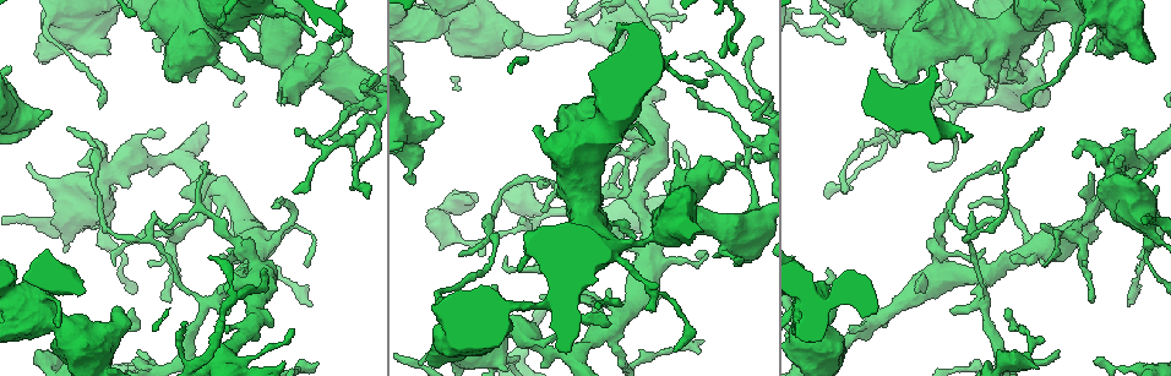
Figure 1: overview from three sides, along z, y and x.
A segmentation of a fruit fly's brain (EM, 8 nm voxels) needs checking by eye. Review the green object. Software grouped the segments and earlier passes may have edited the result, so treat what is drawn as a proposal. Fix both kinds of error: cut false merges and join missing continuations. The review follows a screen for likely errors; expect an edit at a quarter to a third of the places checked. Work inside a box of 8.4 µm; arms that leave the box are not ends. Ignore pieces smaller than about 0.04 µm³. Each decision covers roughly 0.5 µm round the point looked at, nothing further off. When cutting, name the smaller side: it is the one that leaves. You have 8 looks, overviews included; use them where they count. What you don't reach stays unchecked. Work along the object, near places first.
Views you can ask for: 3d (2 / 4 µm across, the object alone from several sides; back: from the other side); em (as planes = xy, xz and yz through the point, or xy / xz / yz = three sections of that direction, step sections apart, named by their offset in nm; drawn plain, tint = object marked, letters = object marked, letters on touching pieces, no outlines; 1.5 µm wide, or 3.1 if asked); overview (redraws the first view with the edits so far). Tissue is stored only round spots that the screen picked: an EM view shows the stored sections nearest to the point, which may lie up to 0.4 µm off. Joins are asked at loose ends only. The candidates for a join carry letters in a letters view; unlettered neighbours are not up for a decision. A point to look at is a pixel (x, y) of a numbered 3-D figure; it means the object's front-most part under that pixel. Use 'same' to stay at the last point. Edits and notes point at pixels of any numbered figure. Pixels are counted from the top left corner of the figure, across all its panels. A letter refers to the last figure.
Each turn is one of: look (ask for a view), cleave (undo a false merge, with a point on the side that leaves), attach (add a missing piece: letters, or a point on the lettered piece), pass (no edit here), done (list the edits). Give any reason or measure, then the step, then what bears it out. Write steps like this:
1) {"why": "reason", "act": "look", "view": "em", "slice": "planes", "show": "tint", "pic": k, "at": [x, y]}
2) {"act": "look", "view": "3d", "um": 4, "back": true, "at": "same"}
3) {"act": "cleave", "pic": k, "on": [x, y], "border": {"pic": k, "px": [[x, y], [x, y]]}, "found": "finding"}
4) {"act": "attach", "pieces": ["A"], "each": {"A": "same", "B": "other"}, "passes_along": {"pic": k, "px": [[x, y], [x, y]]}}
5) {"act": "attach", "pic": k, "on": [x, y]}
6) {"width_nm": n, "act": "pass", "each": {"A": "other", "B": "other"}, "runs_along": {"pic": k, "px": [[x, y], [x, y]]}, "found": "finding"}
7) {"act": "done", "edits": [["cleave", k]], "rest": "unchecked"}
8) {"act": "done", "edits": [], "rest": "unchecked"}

{"why": "end of a long branch", "act": "look", "view": "em", "slice": "planes", "show": "tint", "pic": 1, "at": [461, 255]}

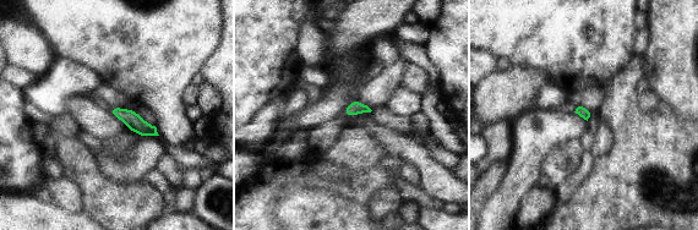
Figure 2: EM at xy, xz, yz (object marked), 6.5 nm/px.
{"act": "look", "view": "em", "slice": "planes", "show": "letters", "at": "same"}

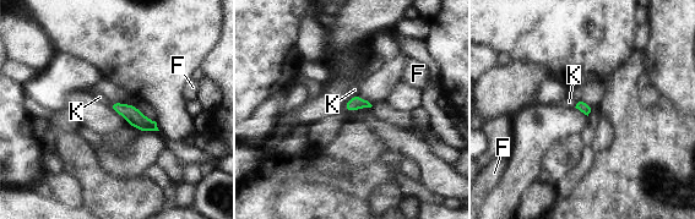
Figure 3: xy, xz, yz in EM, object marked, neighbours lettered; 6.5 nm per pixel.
{"width_nm": 70, "act": "pass", "each": {"F": "other", "K": "other"}, "border": {"pic": 3, "px": [[579, 102], [575, 107]]}, "found": "none of them fits"}

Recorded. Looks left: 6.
{"why": "an open end", "act": "look", "view": "em", "slice": "planes", "show": "letters", "pic": 1, "at": [107, 55]}

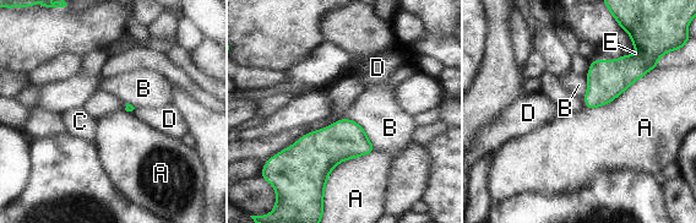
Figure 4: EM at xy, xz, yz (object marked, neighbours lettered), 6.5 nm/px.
{"longest_contact_nm": ["A", 500], "act": "pass", "each": {"A": "other", "B": "other", "C": "other", "D": "other", "E": "other"}, "found": "no lettered piece goes on from it"}

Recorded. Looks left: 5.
{"why": "free end", "act": "look", "view": "em", "slice": "planes", "show": "plain", "pic": 1, "at": [1081, 191]}

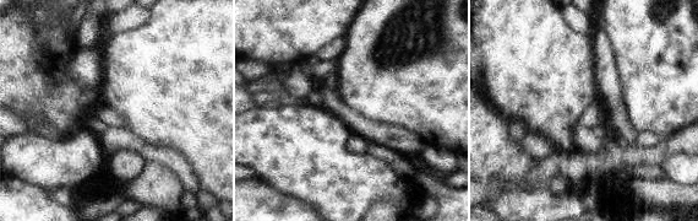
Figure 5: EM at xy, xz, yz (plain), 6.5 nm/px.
{"why": "see the neighbours", "act": "look", "view": "em", "slice": "planes", "show": "letters", "at": "same"}

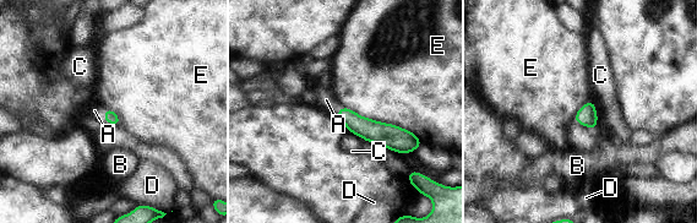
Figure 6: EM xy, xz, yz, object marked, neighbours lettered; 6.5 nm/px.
{"longest_contact_nm": ["E", 600], "act": "attach", "pieces": ["A"], "each": {"A": "same", "B": "other", "C": "other", "D": "other", "E": "other"}, "passes_along": {"pic": 6, "px": [[110, 117], [103, 114], [94, 110]]}, "found": "the neuron continues"}

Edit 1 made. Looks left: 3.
{"act": "done", "edits": [["attach", 6]], "rest": "unchecked"}

